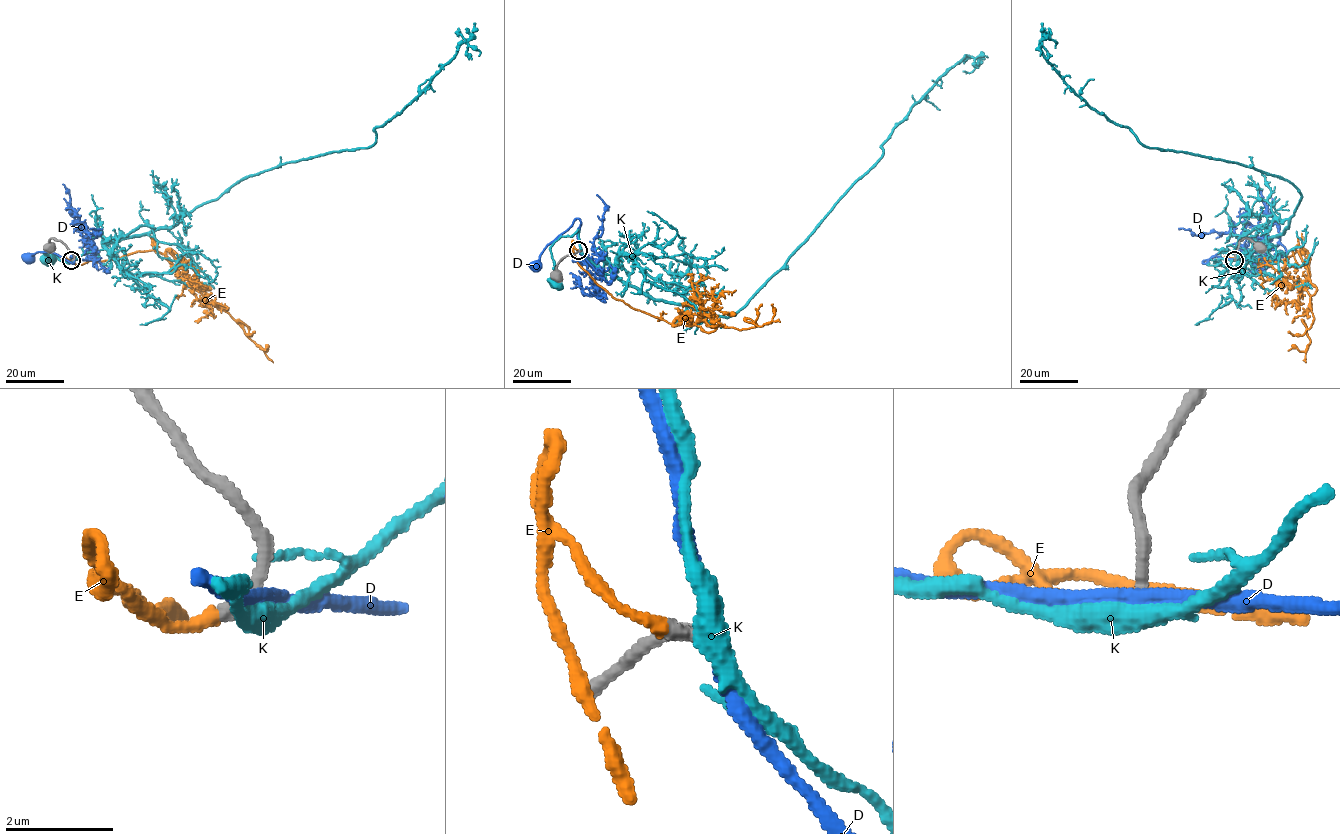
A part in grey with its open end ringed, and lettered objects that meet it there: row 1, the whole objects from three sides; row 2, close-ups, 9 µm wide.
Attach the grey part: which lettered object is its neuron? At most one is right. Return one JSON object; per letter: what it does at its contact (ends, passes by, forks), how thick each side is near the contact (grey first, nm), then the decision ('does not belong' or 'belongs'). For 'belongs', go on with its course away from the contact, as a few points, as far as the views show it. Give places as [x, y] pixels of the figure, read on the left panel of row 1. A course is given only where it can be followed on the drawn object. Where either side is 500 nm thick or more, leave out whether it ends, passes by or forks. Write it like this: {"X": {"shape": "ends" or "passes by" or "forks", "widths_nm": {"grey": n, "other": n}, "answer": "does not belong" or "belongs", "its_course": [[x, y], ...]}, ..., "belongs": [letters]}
{"D": {"shape": "passes by", "widths_nm": {"grey": 320, "other": 280}, "answer": "does not belong"}, "E": {"shape": "ends", "widths_nm": {"grey": 280, "other": 240}, "answer": "belongs", "its_course": [[72, 260], [83, 264], [155, 250], [219, 308], [246, 325], [249, 328], [238, 323], [265, 350]]}, "K": {"shape": "passes by", "widths_nm": {"grey": 300, "other": 440}, "answer": "does not belong"}, "belongs": ["E"]}

